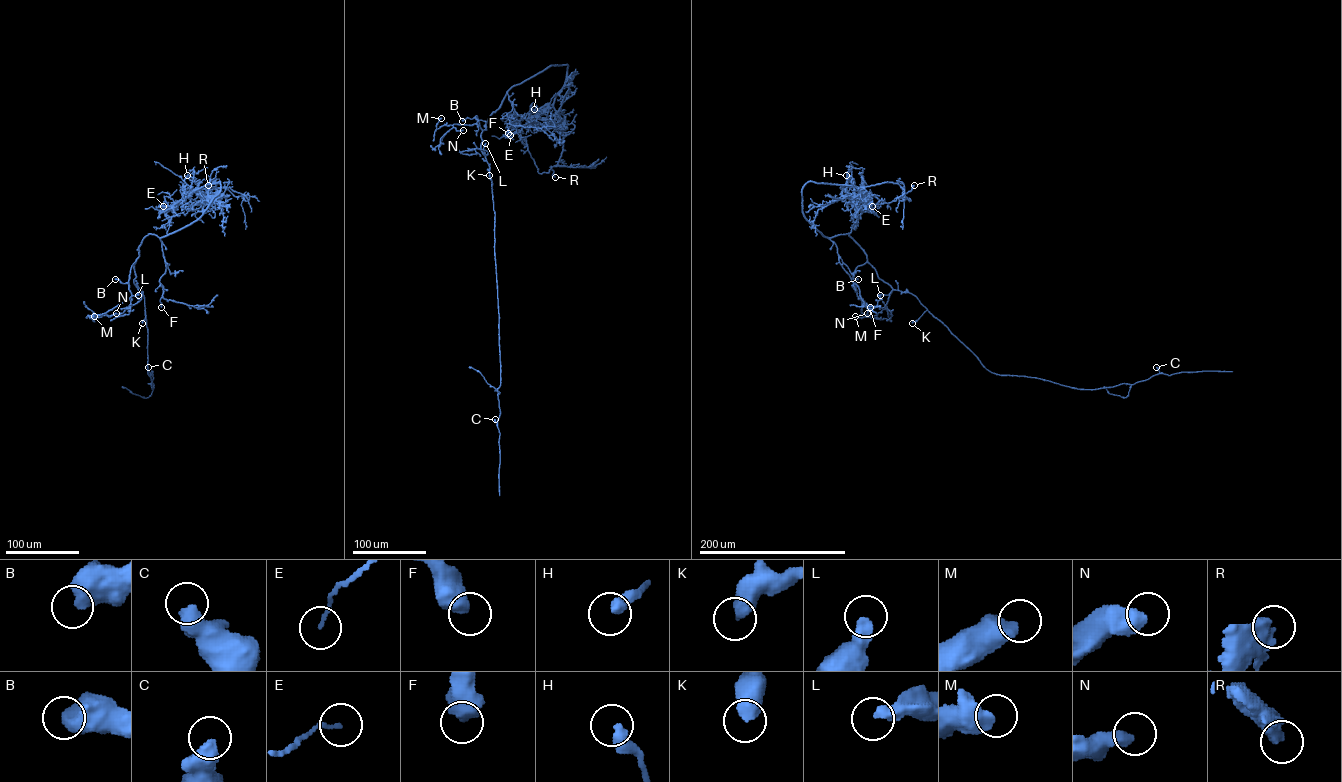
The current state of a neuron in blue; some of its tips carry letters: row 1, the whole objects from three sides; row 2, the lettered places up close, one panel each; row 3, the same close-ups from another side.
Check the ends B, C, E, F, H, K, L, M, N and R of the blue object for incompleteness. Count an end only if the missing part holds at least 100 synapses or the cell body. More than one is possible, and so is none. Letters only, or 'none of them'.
R

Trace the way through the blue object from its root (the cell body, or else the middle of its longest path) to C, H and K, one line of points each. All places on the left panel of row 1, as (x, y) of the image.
C: (137, 288), (144, 297), (147, 373), (152, 389), (153, 377), (148, 367)
H: (137, 288), (134, 264), (142, 239), (195, 221), (220, 190), (220, 181), (192, 190), (187, 175)
K: (137, 288), (144, 297), (145, 317), (142, 323)

